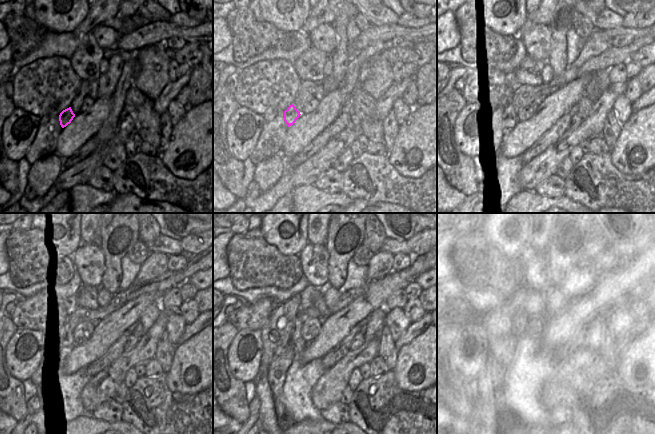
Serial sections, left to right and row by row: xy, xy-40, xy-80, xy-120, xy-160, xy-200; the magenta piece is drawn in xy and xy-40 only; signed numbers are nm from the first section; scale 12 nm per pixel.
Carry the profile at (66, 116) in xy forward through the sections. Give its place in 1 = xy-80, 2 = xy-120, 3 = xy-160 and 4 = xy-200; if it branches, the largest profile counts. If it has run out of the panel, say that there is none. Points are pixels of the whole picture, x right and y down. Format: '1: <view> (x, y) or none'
1: xy-80 (514, 109)
2: xy-120 (70, 332)
3: xy-160 (295, 332)
4: xy-200 (520, 319)

